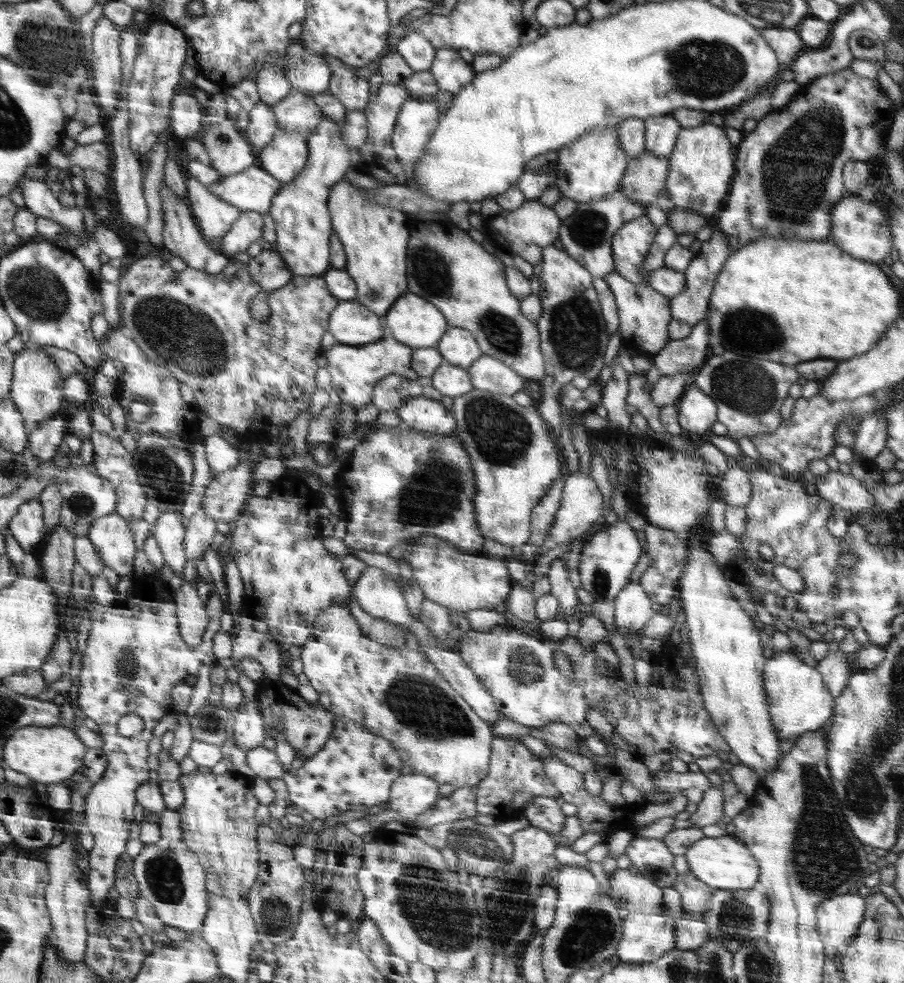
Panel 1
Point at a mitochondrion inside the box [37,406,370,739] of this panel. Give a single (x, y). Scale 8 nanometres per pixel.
(164, 477)

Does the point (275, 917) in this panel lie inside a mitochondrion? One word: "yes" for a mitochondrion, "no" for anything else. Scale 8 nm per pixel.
yes

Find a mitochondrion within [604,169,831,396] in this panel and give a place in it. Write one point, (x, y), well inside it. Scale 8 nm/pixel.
(751, 331)

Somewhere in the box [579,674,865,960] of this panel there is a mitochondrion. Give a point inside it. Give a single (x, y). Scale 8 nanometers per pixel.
(735, 914)

